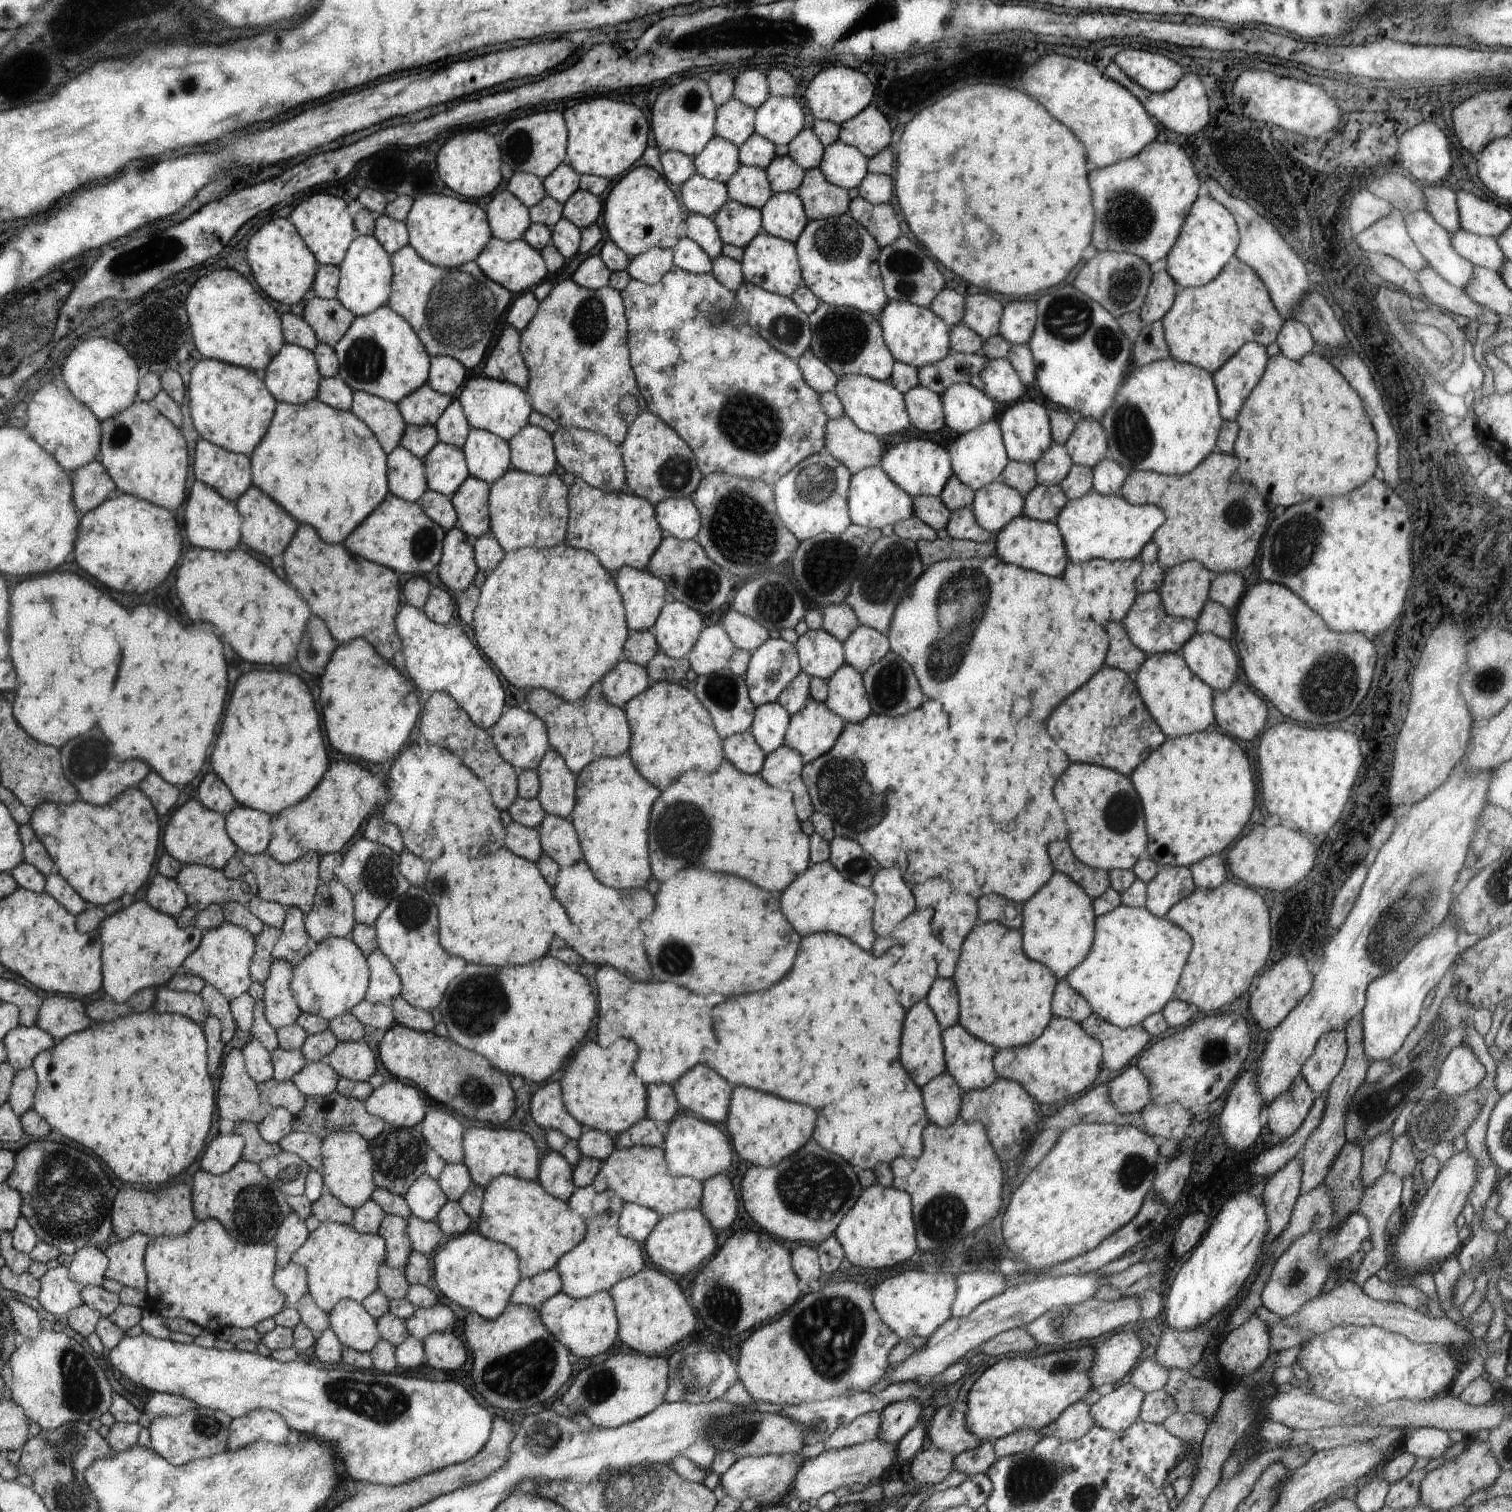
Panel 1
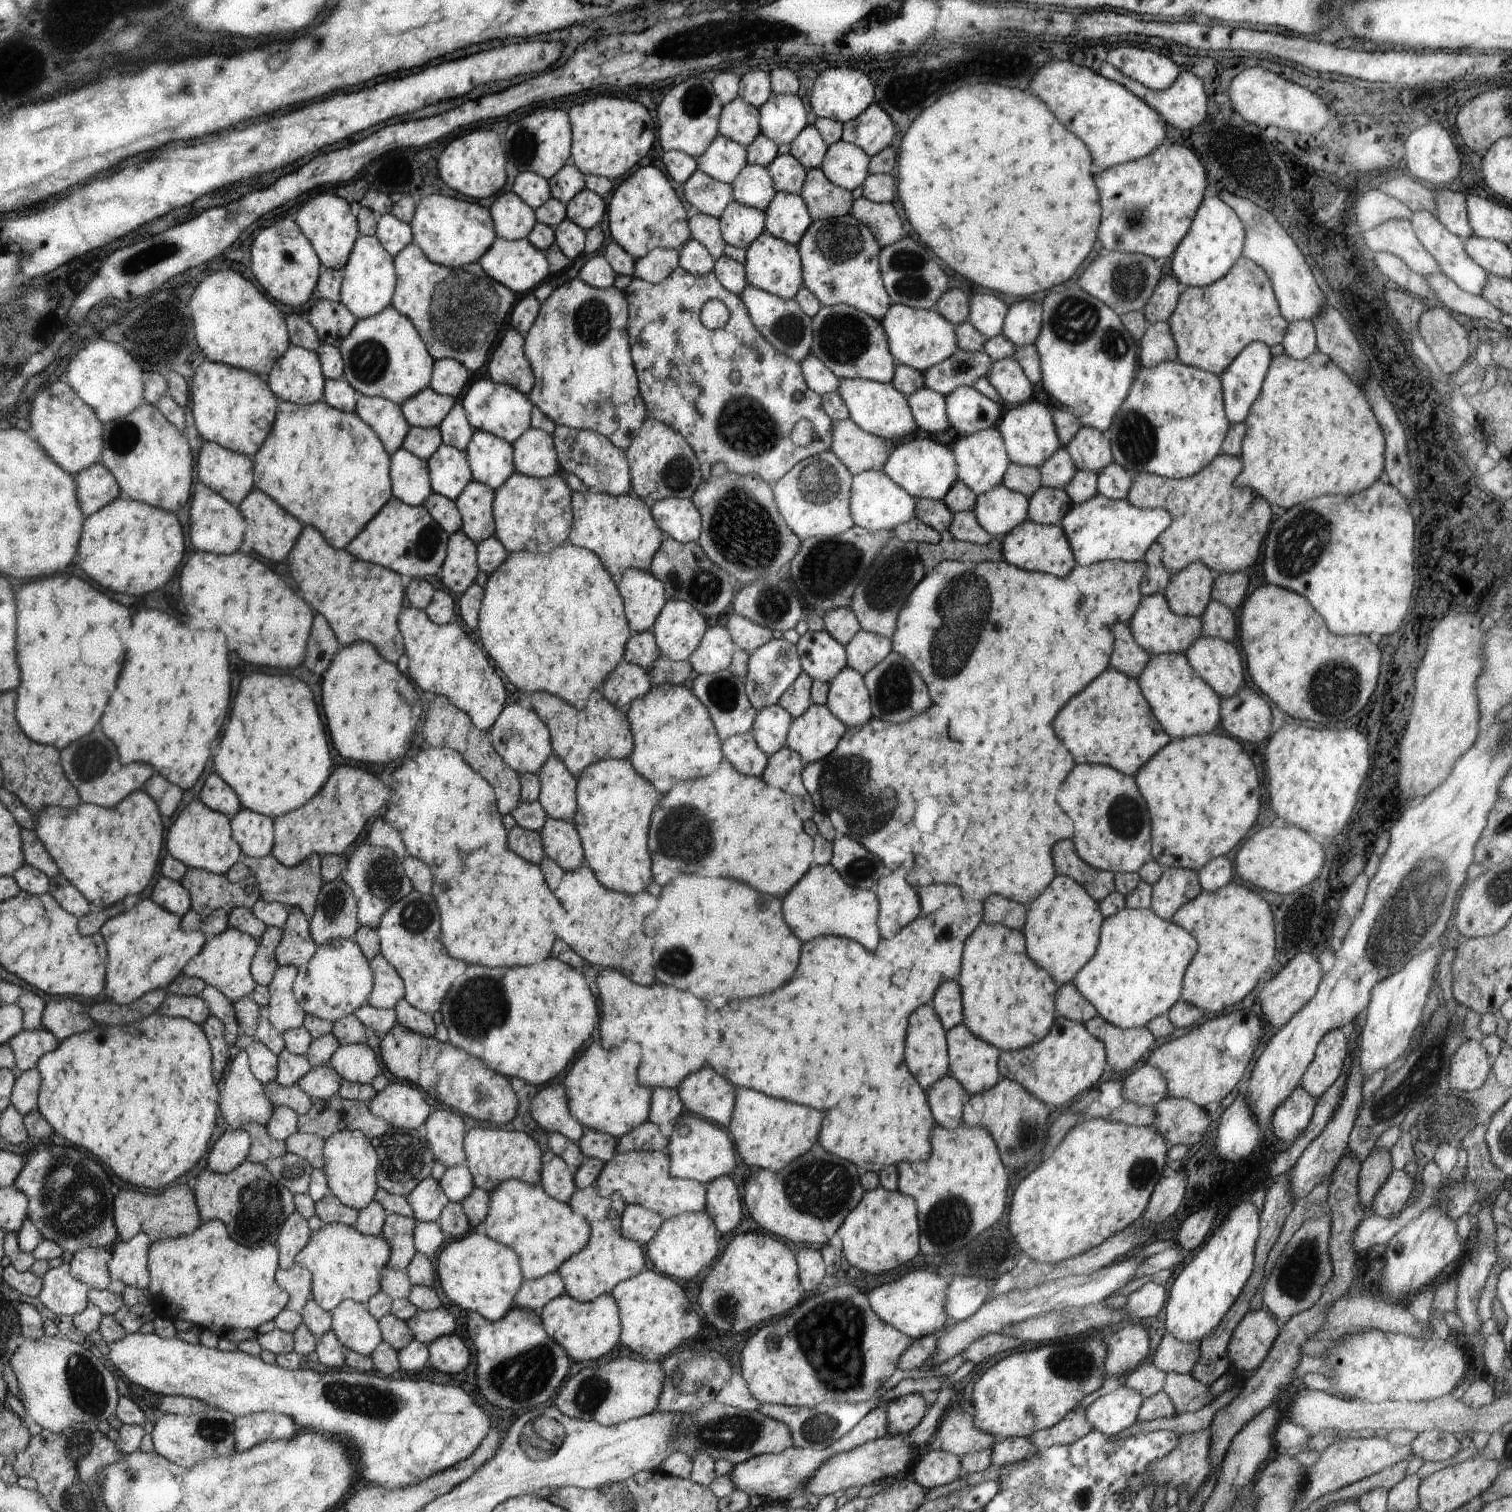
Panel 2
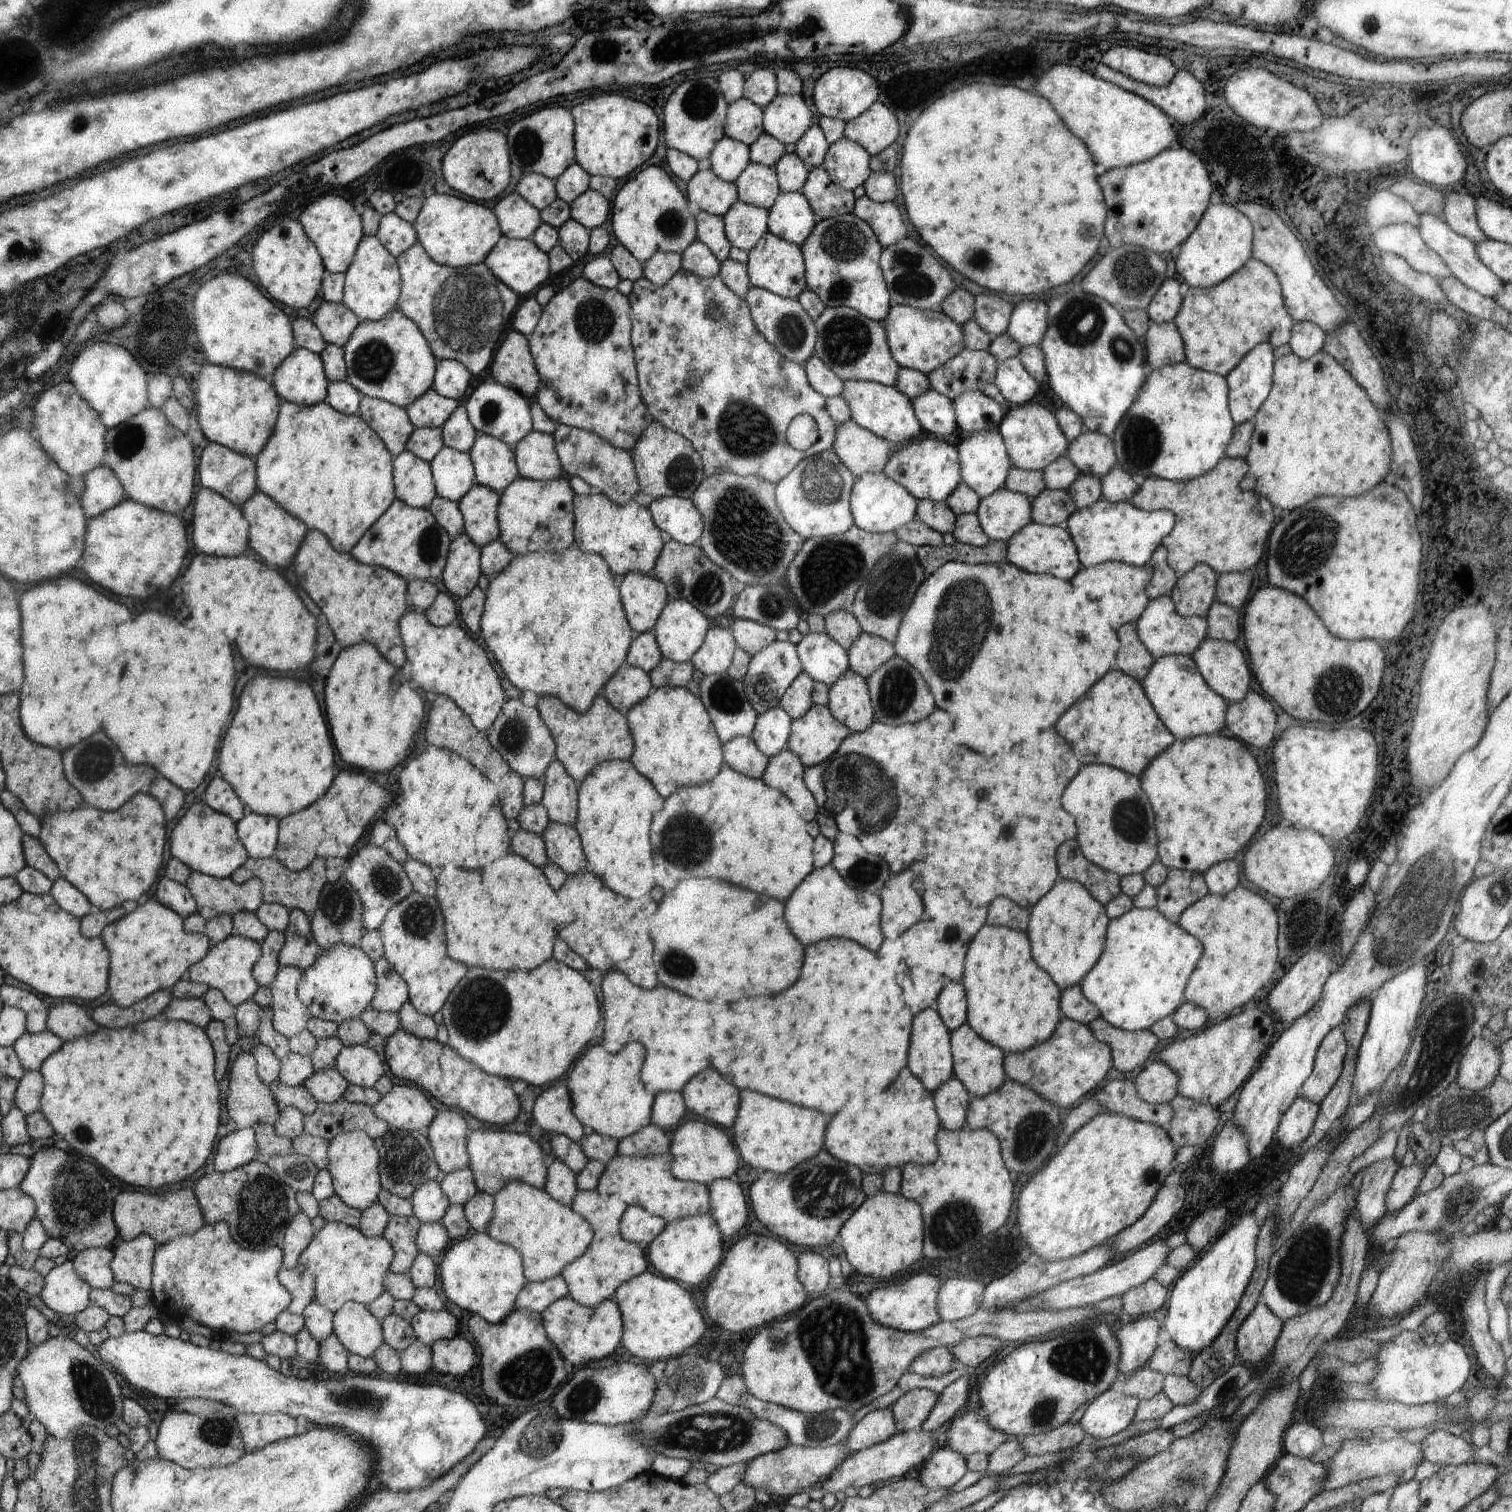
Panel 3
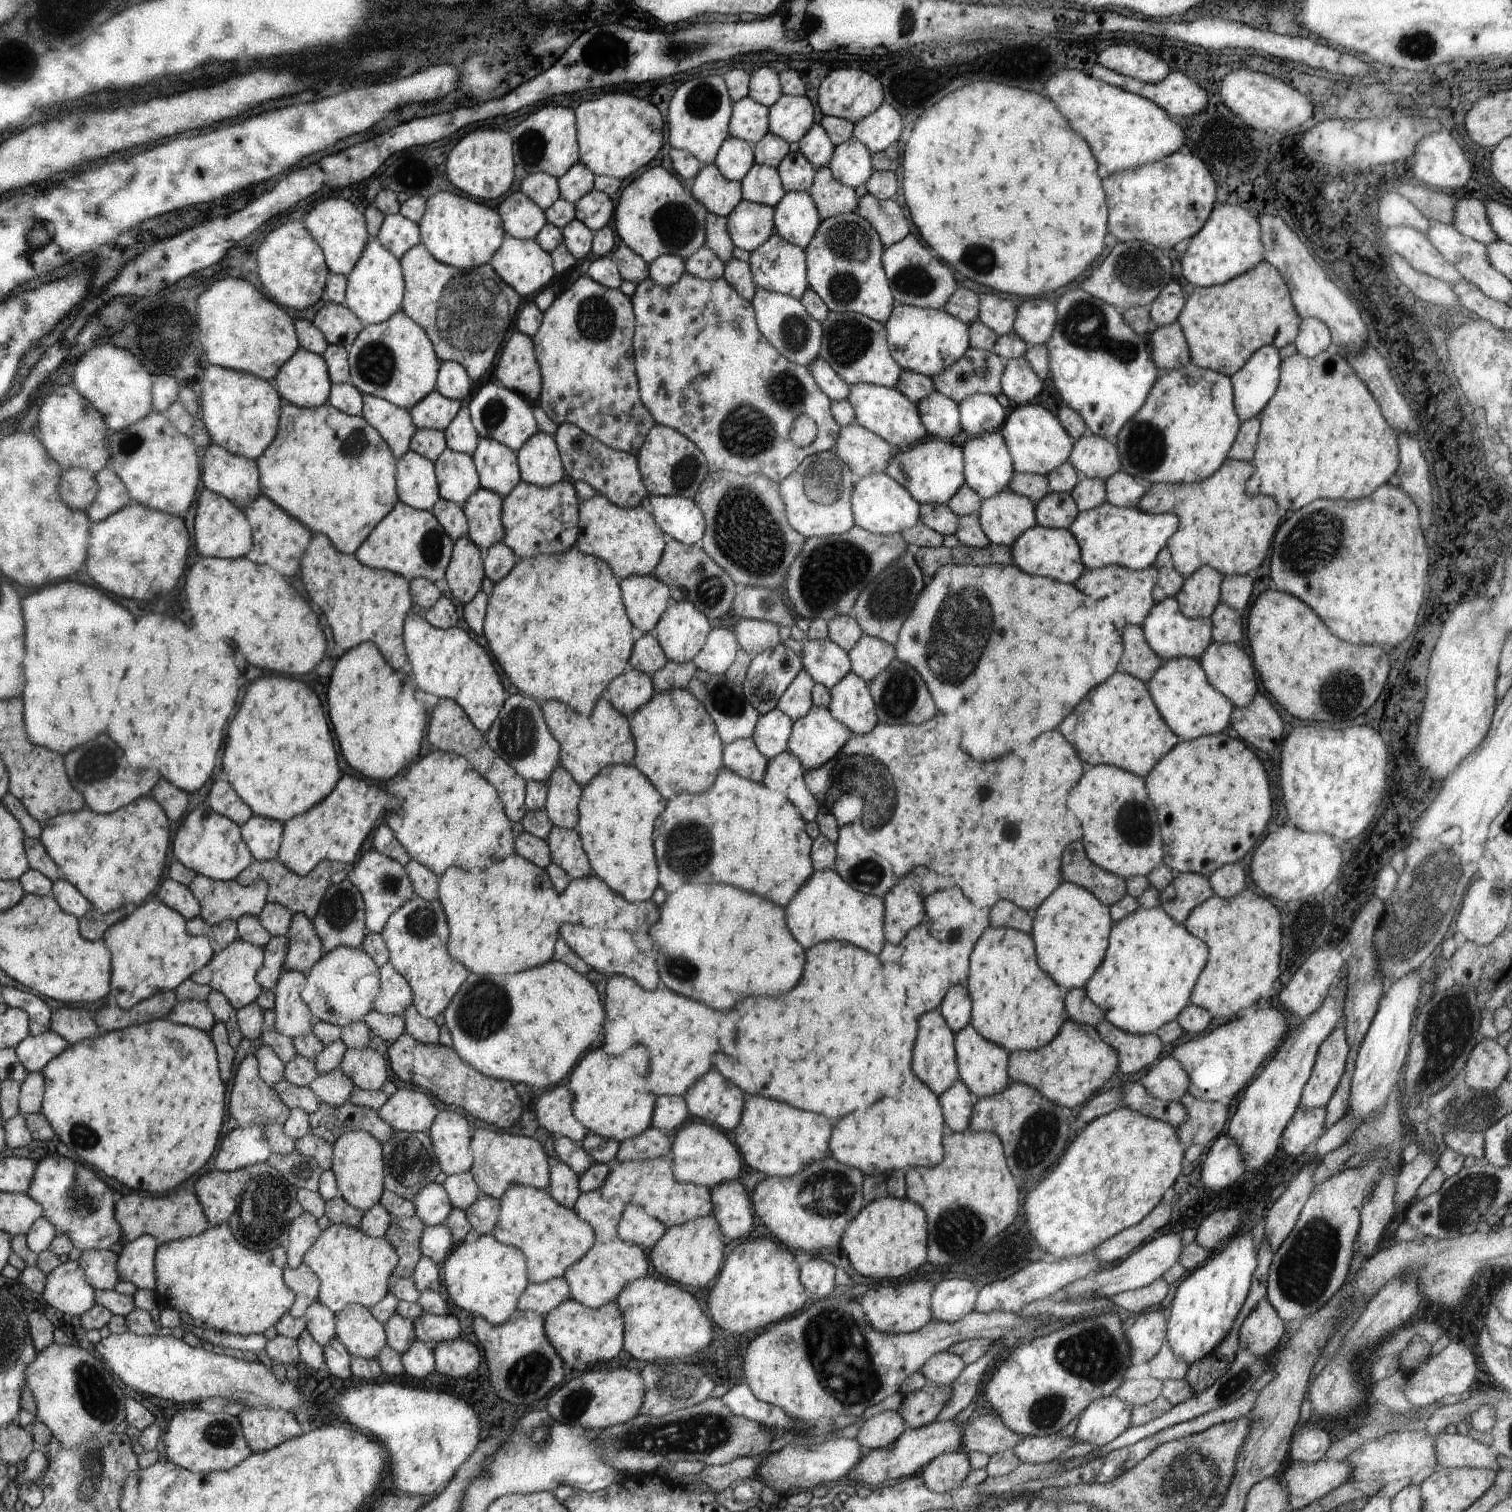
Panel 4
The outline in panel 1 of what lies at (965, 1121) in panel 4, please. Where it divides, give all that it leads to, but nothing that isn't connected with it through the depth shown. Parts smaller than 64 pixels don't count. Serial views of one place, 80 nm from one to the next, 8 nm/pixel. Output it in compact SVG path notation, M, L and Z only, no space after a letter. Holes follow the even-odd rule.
M945 1073L932 1078L921 1092L930 1123L948 1127L958 1120L964 1091L952 1076Z

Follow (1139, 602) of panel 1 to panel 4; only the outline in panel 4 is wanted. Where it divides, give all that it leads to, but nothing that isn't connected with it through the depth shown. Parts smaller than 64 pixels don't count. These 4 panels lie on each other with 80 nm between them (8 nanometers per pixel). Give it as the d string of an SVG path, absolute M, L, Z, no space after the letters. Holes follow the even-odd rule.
M1174 597L1158 601L1143 620L1142 628L1148 646L1161 659L1190 657L1200 659L1212 640L1212 621L1209 618L1188 618L1179 609Z

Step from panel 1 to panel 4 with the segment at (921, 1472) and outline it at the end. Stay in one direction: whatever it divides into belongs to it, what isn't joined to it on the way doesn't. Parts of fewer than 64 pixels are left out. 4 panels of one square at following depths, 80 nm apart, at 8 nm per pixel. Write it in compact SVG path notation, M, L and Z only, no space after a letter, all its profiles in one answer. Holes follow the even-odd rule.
M958 1450L945 1452L931 1460L919 1477L931 1491L945 1493L960 1487L972 1469L967 1452Z

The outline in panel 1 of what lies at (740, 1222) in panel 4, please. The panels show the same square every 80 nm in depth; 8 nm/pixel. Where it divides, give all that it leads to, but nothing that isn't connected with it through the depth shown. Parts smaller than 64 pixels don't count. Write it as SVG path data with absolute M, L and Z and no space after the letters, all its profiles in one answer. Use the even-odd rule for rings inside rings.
M718 1174L704 1182L705 1194L701 1212L716 1230L728 1228L738 1216L738 1196L726 1174Z

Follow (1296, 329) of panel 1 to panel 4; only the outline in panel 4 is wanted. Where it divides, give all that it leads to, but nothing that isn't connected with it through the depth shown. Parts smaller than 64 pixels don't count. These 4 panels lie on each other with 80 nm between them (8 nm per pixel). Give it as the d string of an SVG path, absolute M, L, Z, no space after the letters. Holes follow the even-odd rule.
M1318 318L1302 319L1298 326L1298 336L1293 343L1298 349L1298 354L1307 358L1333 349L1330 328Z

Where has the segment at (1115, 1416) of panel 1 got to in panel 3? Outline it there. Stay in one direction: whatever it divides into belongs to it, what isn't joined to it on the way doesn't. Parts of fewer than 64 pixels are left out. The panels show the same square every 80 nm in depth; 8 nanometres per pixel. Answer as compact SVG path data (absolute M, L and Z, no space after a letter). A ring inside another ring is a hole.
M1108 1389L1090 1403L1079 1423L1094 1439L1117 1435L1134 1421L1140 1401L1138 1397Z

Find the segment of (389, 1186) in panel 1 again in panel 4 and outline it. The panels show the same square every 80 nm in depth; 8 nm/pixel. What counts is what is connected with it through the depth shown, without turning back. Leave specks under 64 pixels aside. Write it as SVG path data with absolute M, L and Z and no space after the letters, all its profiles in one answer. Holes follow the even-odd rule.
M394 1131L390 1141L381 1143L386 1158L385 1190L411 1201L424 1186L434 1182L440 1168L436 1164L437 1155L433 1141L426 1131L409 1133Z

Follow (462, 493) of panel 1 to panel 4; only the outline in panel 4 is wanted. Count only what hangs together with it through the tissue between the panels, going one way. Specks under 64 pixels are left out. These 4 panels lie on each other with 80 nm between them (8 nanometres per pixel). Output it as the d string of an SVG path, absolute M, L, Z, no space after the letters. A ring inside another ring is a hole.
M480 488L462 506L469 519L469 539L484 550L504 541L505 525L501 521L504 498L501 495L496 491Z

